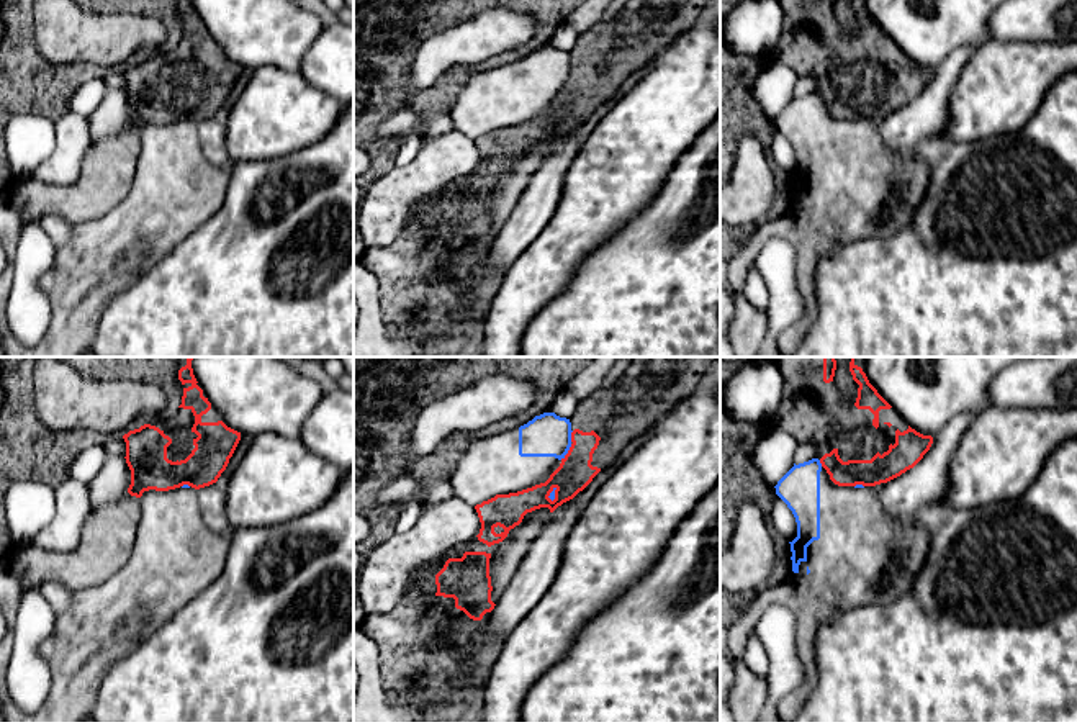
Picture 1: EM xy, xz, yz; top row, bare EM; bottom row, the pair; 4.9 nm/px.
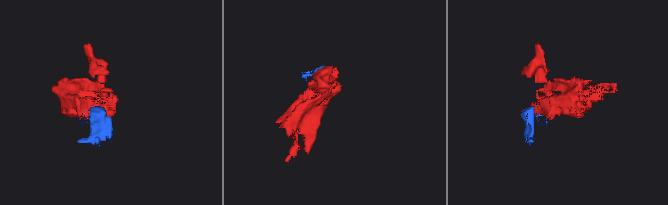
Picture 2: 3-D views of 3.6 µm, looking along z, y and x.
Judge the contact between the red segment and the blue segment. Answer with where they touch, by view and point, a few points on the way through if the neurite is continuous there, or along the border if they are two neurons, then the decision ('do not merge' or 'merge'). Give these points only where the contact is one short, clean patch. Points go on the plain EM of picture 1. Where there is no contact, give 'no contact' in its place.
xz (568, 85) | along xz (572, 77), (560, 92) | do not merge

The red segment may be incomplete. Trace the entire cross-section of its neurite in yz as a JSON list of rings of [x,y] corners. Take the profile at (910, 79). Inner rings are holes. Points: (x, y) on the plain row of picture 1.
[[[779,0],[784,25],[769,51],[779,64],[787,64],[799,77],[812,77],[817,92],[838,120],[876,120],[913,102],[933,77],[931,69],[912,62],[877,26],[861,0],[849,0],[858,28],[846,36],[835,15],[836,0]]]

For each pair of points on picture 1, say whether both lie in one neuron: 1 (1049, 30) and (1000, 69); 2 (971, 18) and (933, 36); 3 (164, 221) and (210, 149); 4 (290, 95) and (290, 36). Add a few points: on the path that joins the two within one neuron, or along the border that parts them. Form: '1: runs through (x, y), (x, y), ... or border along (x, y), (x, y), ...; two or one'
1: border along (995, 41), (1059, 43); two
2: runs through (961, 18), (951, 18), (943, 27); one
3: border along (197, 123), (202, 154), (213, 164), (228, 167); two
4: border along (254, 69), (275, 66), (298, 72); two

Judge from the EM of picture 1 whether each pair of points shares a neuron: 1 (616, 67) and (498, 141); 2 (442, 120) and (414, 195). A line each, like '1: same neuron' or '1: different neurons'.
1: same neuron
2: same neuron

